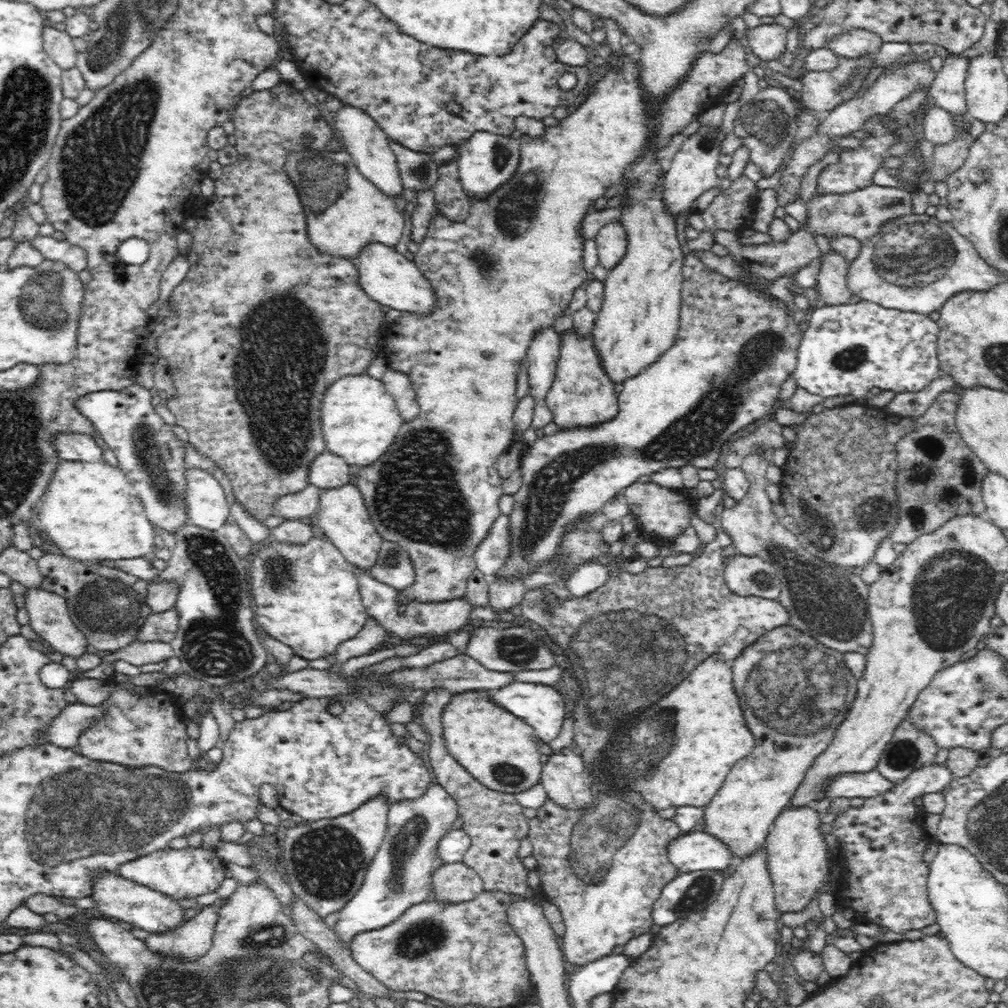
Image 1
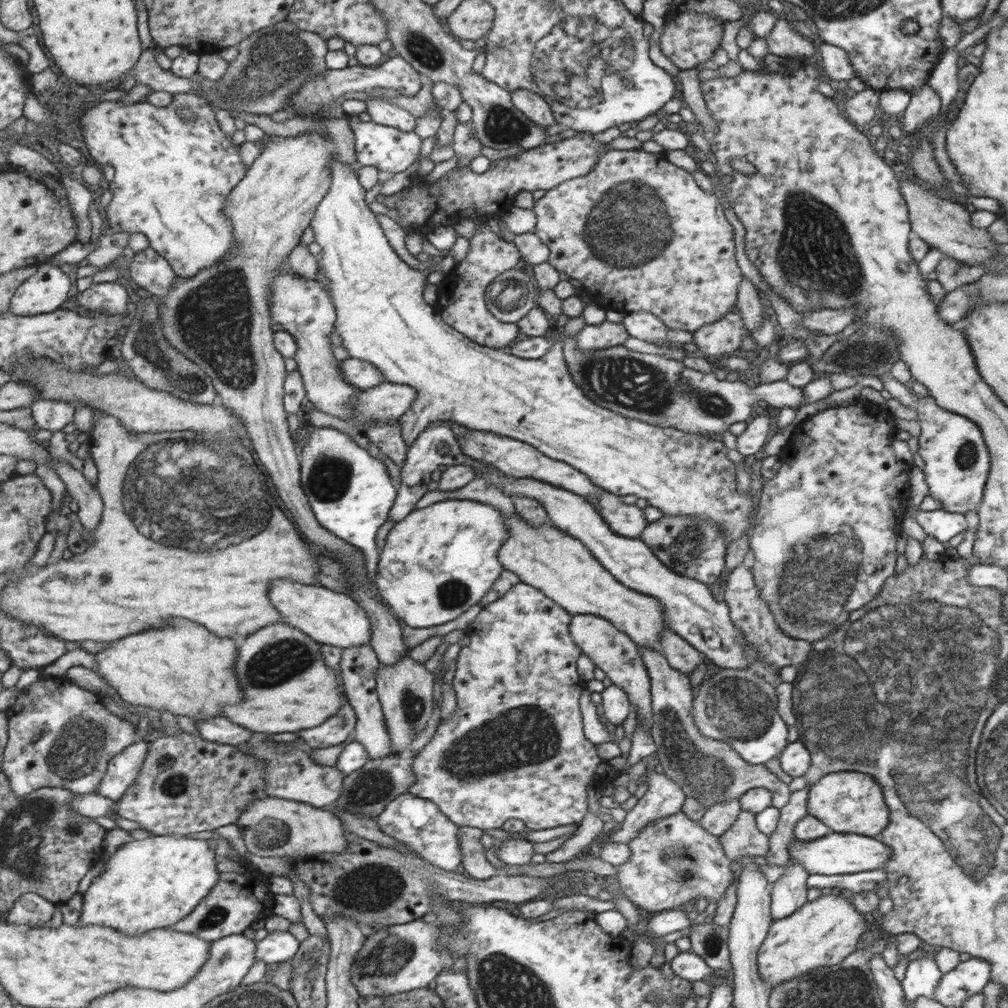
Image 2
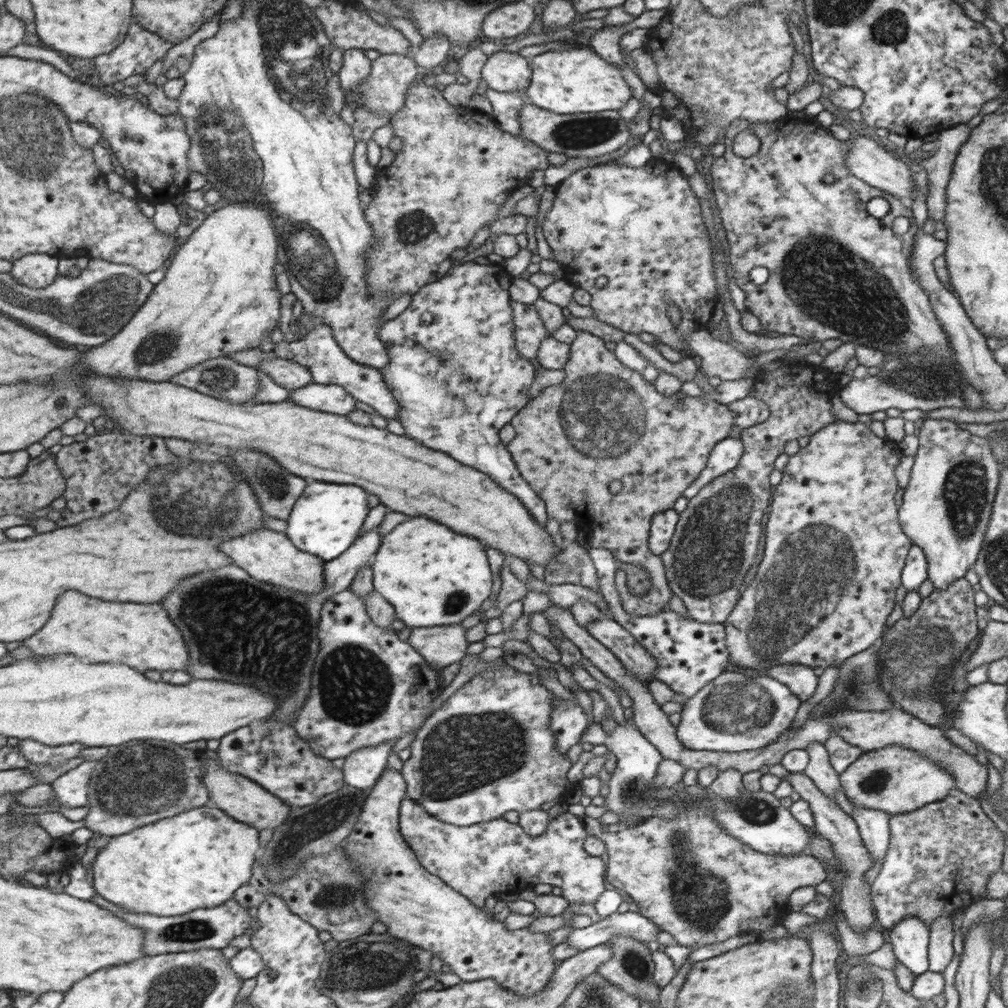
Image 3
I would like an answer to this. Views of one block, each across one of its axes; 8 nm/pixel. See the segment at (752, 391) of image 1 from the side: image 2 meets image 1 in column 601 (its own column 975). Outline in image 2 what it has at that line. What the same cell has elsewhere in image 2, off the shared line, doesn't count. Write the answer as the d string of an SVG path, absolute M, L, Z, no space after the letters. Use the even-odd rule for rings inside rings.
M931 397L918 399L915 410L920 428L918 454L924 464L922 471L928 495L937 500L945 512L963 515L969 510L975 511L987 480L987 470L991 470L991 456L980 427L964 415L946 411Z

